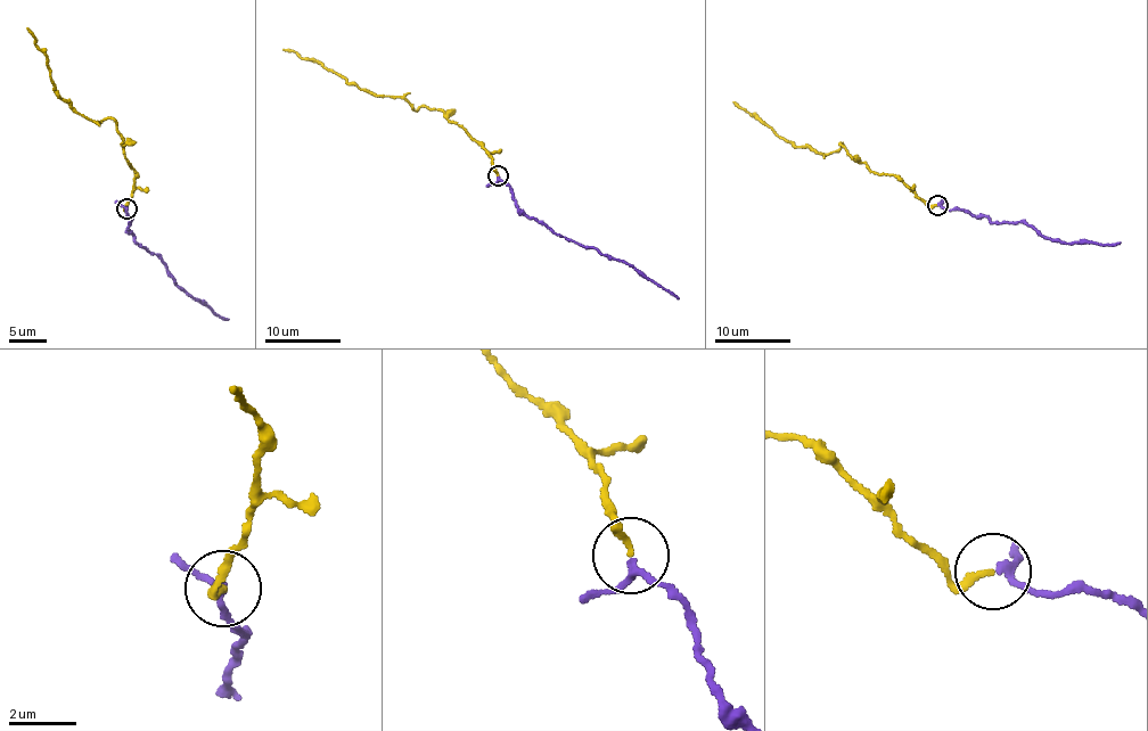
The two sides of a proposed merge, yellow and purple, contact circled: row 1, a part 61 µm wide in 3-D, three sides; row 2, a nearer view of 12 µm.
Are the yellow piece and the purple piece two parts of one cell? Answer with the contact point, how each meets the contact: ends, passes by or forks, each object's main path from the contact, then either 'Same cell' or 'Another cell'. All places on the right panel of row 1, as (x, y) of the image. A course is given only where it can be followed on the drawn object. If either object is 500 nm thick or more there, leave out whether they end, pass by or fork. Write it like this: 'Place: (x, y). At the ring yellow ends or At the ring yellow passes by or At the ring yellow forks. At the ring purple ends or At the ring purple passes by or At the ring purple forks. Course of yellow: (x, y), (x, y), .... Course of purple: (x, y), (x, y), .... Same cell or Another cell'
Place: (937, 205). At the ring yellow ends. At the ring purple passes by. Course of yellow: (937, 204), (927, 206), (900, 180), (878, 174), (842, 144), (826, 155), (796, 147), (732, 103). Course of purple: (937, 204), (993, 222), (1021, 221), (1052, 240), (1067, 244), (1121, 241). Same cell

